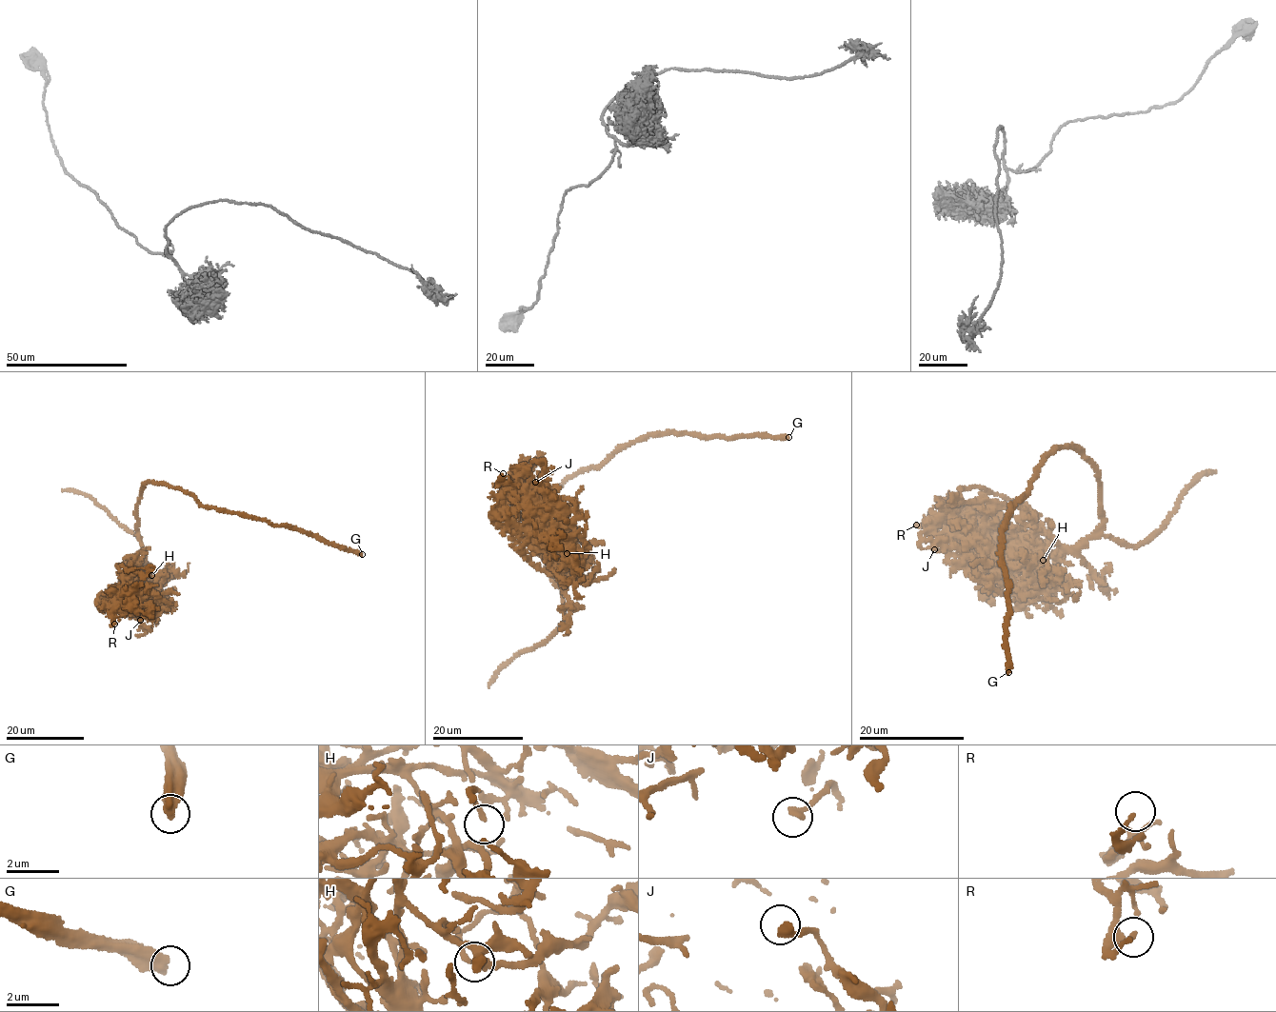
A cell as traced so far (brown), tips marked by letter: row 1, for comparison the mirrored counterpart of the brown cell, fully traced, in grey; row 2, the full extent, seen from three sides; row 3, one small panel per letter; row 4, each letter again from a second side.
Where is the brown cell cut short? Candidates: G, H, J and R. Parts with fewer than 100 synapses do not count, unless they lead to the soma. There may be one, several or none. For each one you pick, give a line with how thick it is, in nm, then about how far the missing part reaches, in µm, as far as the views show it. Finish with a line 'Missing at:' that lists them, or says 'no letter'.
G: Thickness 500 nm. Missing length about 80 µm
Missing at: G

